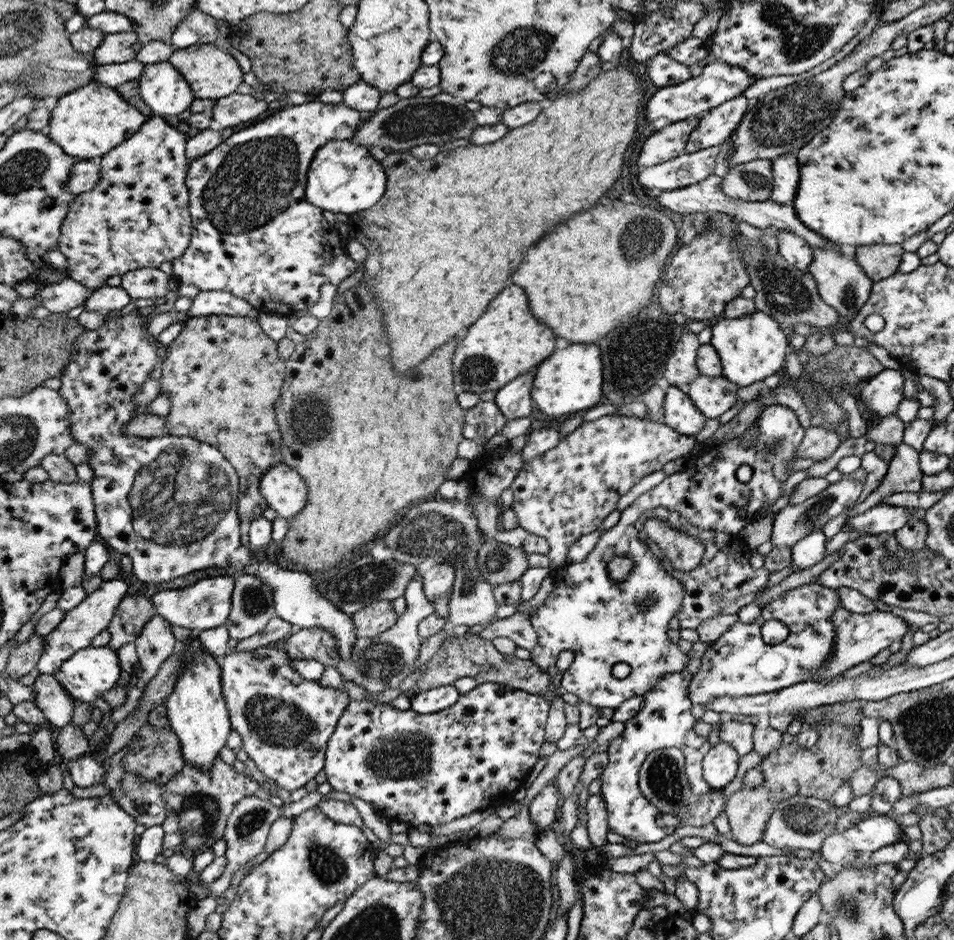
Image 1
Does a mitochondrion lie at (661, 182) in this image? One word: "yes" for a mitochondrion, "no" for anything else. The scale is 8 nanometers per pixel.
no

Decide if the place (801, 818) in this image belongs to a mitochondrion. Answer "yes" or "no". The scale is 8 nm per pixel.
yes

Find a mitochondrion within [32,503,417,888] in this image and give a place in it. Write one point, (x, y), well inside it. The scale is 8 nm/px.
(276, 722)

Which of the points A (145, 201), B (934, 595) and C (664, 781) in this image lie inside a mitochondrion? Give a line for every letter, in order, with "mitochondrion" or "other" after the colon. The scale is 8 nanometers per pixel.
A: other
B: other
C: mitochondrion

